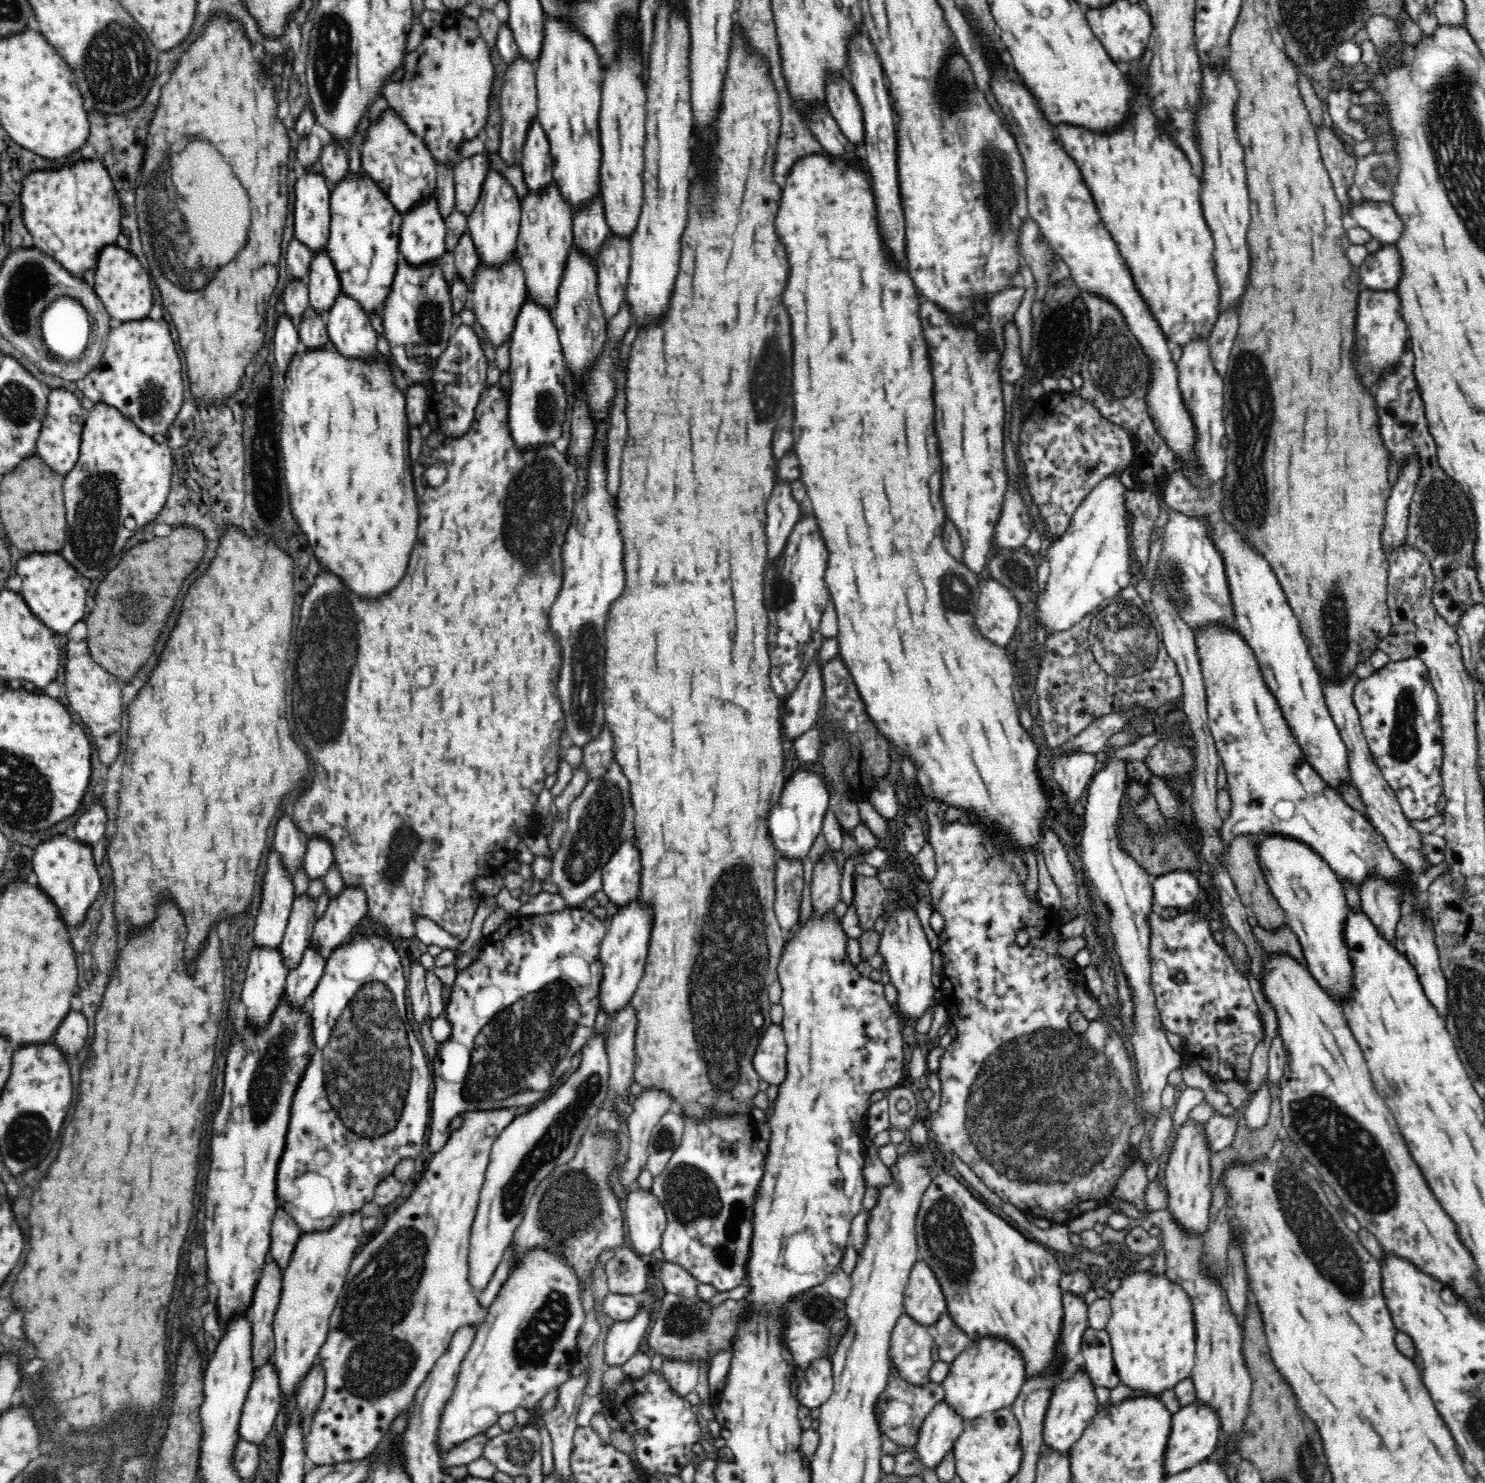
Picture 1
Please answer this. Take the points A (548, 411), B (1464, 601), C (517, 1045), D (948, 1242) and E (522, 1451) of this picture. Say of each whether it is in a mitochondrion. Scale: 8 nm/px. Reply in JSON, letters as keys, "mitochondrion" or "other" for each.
{"A":"mitochondrion","B":"other","C":"mitochondrion","D":"mitochondrion","E":"mitochondrion"}

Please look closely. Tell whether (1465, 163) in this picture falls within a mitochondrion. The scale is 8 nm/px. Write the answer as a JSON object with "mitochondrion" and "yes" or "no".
{"mitochondrion":"yes"}

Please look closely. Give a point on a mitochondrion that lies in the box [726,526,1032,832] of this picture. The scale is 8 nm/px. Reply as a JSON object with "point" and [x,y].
{"point":[956,594]}

